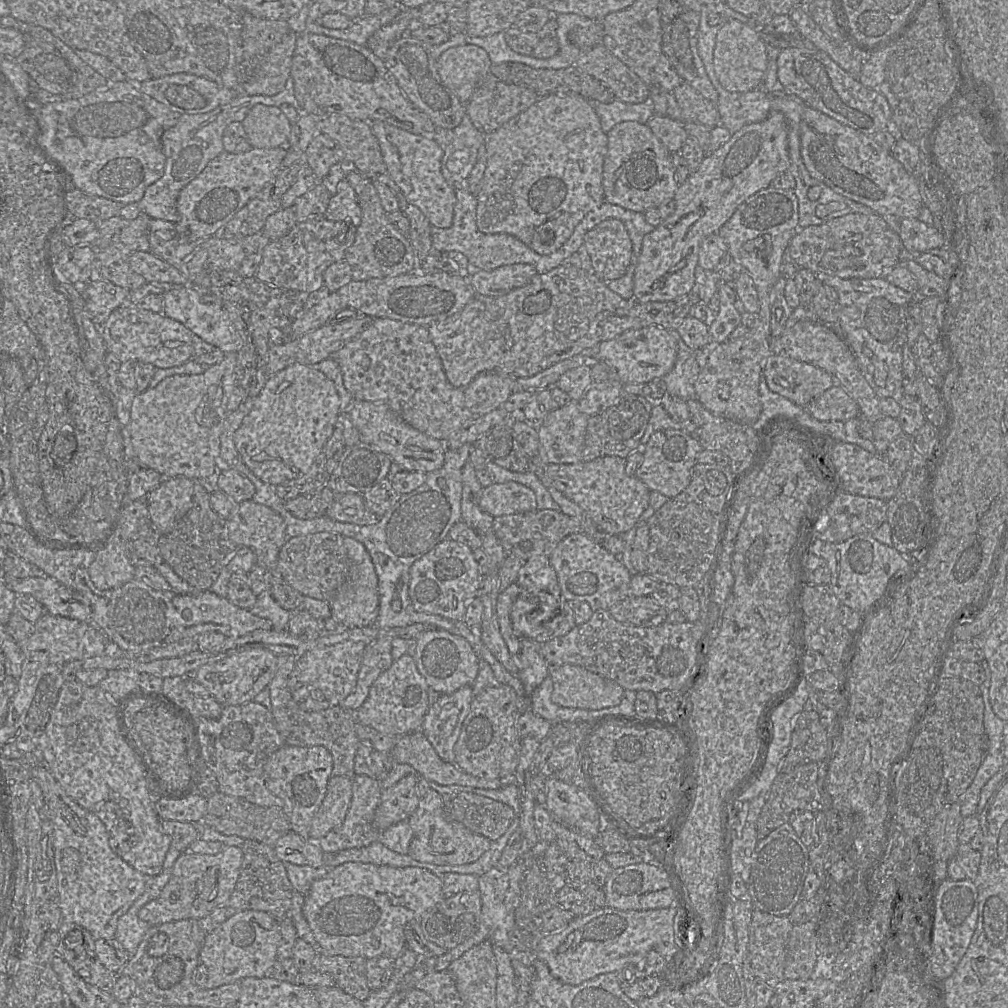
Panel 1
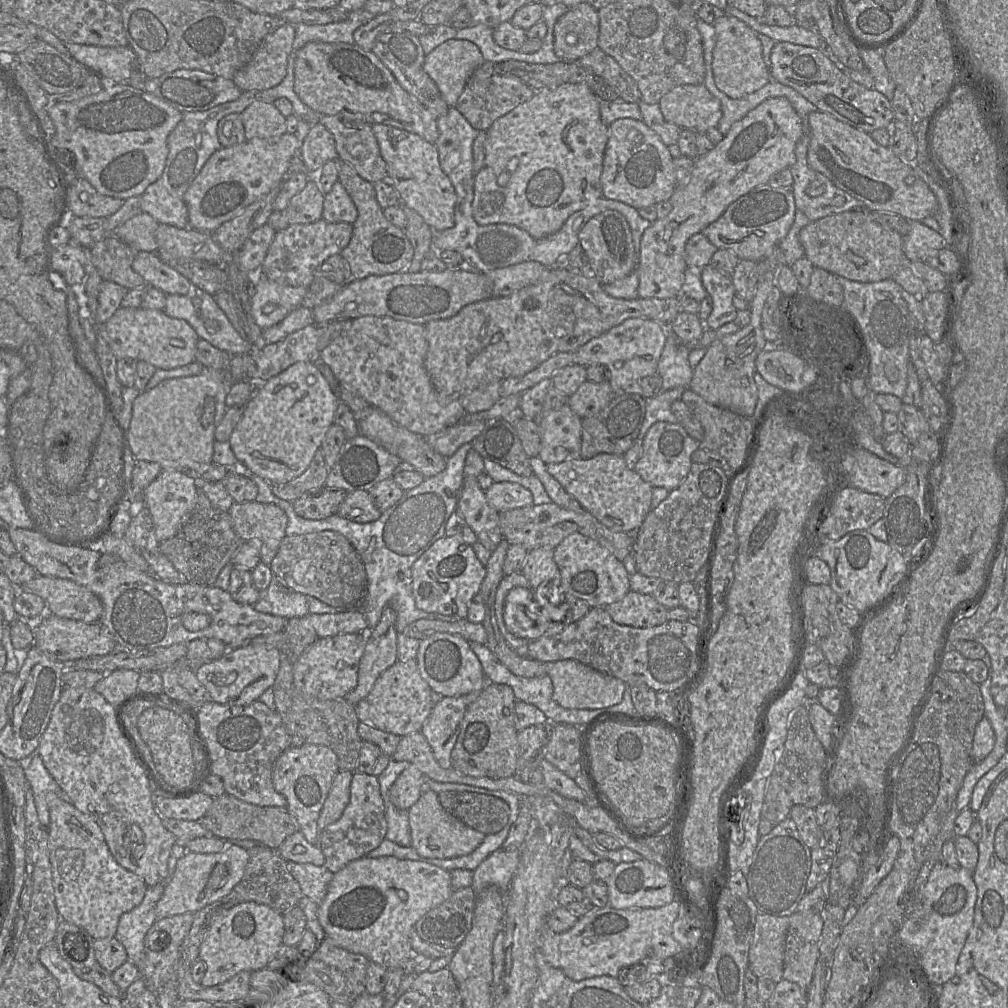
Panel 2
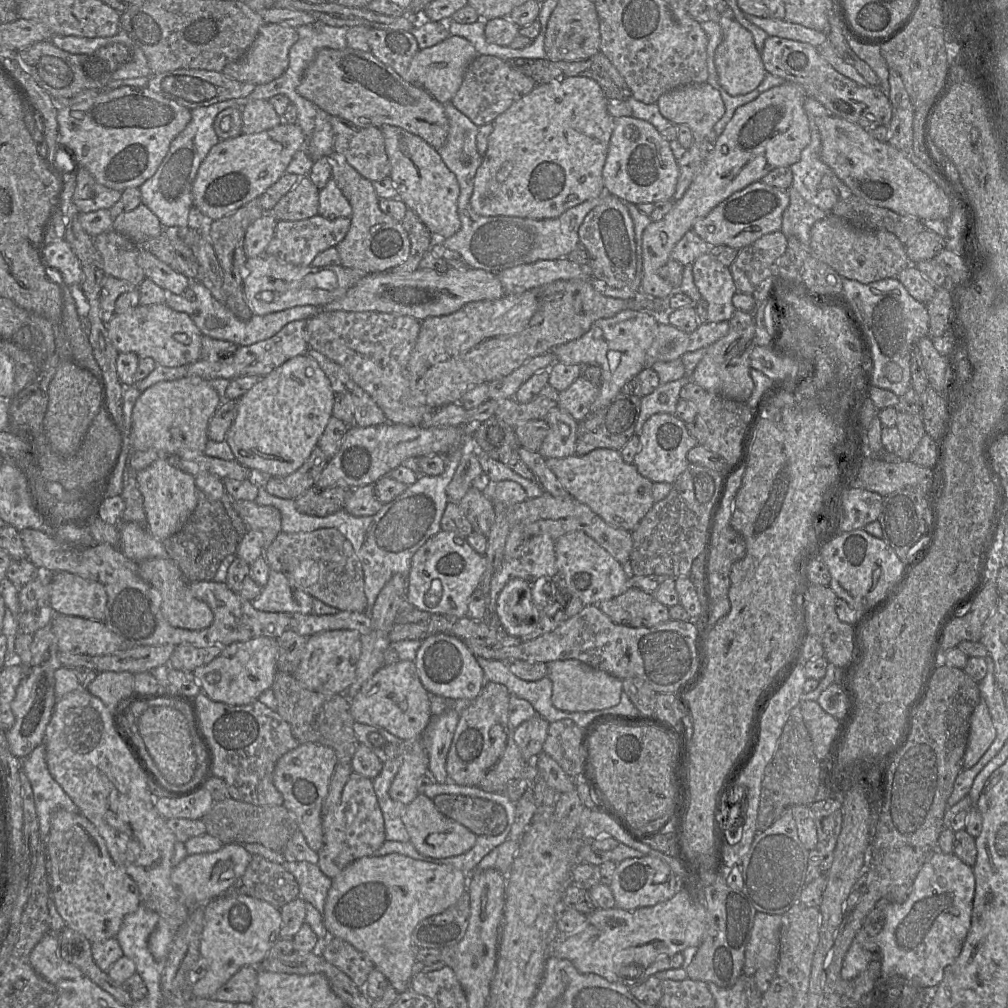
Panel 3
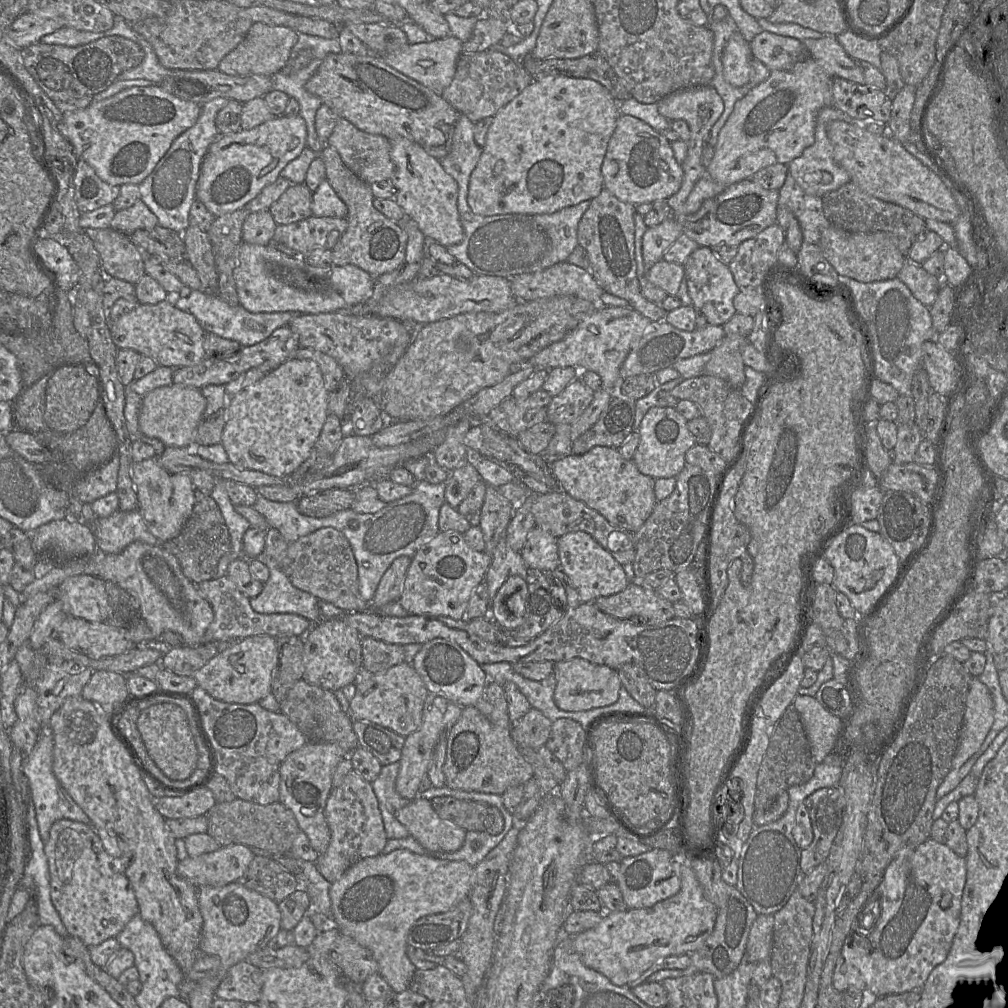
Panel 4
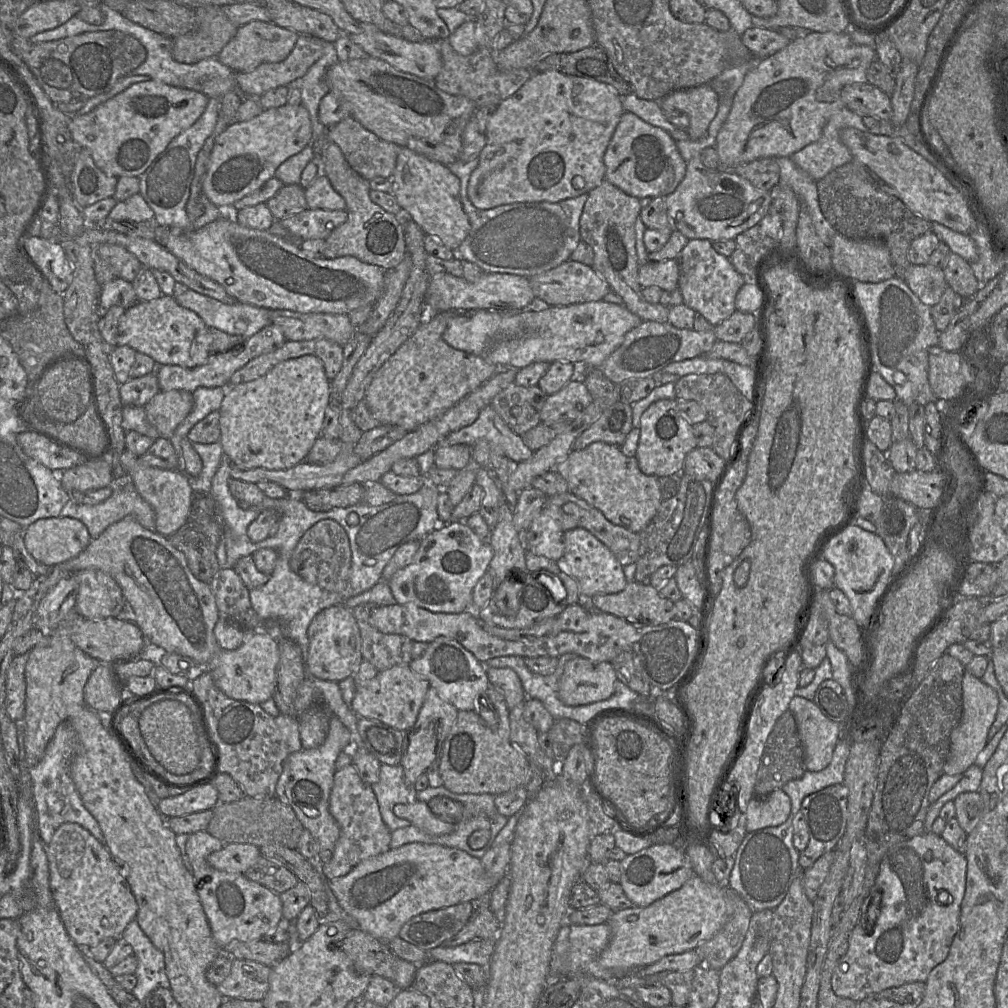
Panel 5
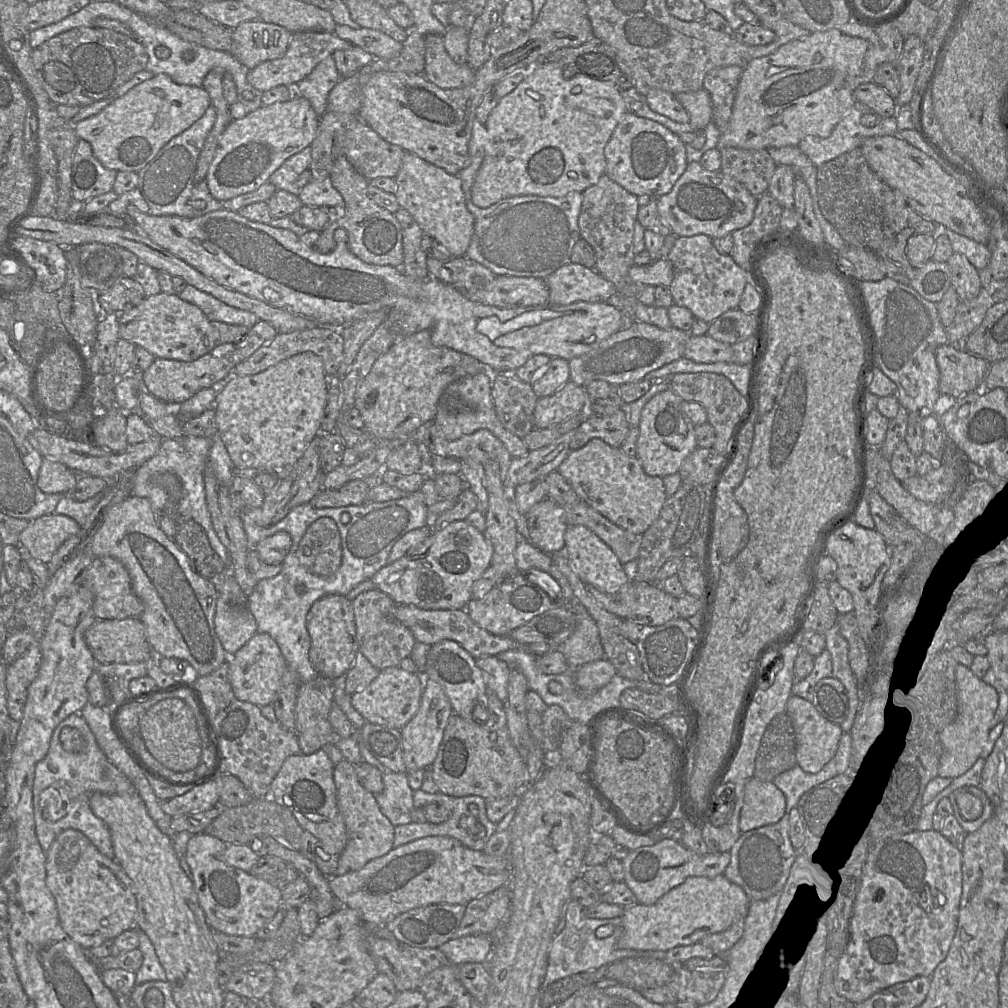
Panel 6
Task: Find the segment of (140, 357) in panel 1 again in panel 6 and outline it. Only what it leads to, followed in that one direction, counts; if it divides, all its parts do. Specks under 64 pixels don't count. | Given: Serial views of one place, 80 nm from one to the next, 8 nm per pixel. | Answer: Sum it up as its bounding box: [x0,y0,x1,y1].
[119,293,218,361]

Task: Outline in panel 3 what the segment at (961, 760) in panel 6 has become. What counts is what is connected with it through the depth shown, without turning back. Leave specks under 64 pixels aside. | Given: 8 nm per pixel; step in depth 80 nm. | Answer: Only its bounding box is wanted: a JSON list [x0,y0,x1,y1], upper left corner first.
[963,699,996,769]

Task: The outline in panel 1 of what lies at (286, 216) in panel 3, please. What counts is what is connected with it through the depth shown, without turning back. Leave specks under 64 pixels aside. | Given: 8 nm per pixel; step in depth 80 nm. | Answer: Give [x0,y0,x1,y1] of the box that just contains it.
[291,182,331,221]

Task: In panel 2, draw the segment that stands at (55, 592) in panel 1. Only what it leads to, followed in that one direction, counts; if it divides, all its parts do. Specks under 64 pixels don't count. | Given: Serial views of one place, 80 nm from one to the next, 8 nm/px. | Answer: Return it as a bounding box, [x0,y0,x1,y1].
[19,574,103,623]

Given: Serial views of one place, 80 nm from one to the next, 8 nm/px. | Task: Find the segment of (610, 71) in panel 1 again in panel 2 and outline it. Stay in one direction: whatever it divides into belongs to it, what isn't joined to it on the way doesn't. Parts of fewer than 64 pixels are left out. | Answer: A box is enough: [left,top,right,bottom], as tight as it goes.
[573,48,641,103]

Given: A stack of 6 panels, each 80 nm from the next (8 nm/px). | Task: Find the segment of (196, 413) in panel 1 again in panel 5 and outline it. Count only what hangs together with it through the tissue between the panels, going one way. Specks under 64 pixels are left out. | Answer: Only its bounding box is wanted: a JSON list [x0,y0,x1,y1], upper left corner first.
[144,390,192,439]

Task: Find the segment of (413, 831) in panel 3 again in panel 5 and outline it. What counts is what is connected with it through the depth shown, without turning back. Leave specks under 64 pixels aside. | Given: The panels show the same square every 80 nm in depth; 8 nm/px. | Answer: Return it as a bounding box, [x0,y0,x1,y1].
[393,799,455,835]

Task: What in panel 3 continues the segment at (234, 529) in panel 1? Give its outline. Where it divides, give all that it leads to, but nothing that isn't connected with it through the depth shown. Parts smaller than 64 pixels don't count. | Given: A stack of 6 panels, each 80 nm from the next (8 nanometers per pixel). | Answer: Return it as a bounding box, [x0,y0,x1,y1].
[233,501,281,552]

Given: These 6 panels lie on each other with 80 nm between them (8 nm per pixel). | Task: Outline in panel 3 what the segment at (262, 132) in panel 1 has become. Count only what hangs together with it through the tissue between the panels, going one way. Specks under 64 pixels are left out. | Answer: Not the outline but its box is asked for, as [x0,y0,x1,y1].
[242,100,283,134]

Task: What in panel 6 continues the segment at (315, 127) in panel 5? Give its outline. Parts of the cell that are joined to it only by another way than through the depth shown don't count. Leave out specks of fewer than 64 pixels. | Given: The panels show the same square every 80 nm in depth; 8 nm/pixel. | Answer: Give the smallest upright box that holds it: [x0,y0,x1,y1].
[297,55,340,118]

